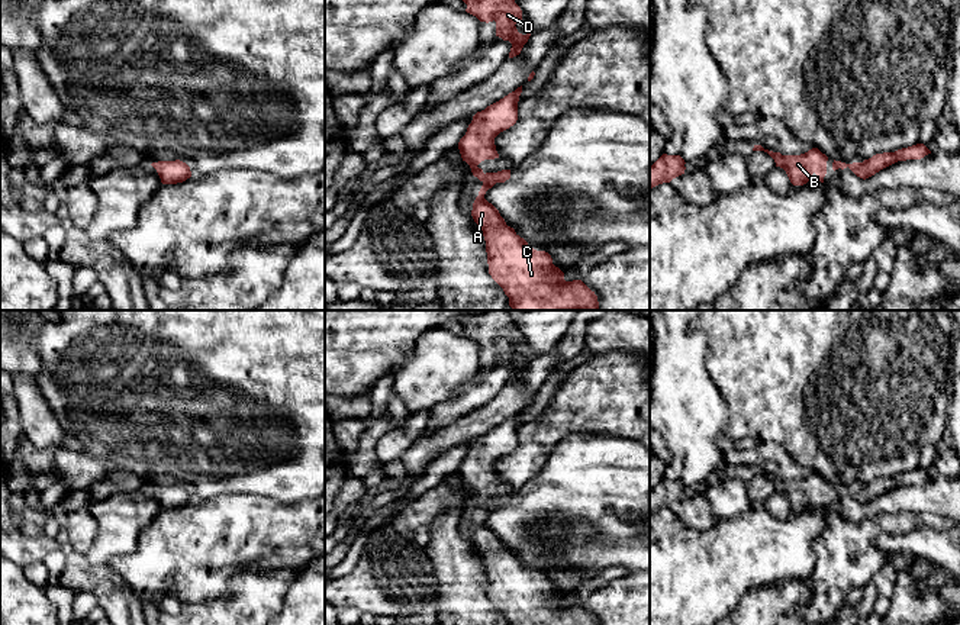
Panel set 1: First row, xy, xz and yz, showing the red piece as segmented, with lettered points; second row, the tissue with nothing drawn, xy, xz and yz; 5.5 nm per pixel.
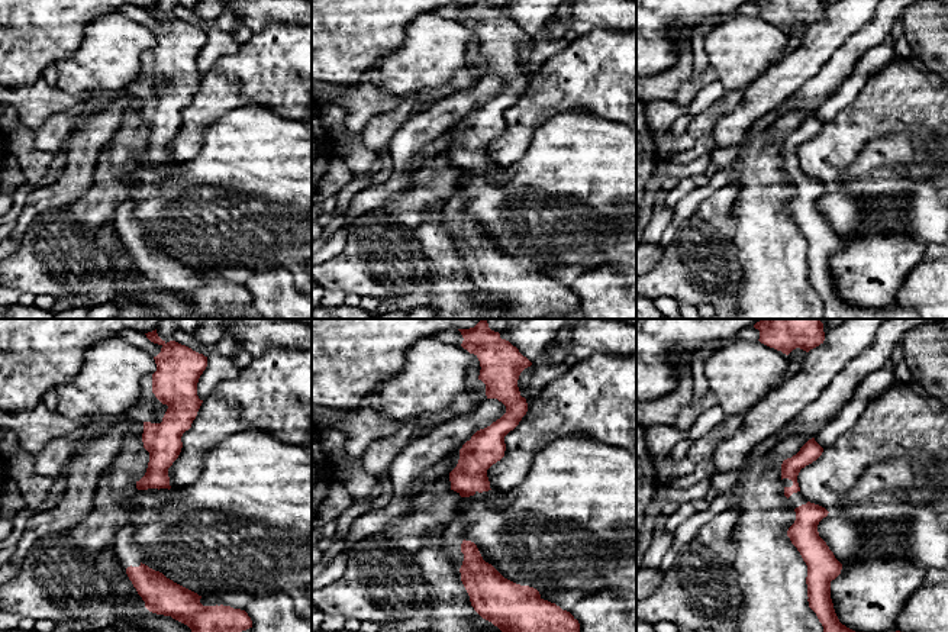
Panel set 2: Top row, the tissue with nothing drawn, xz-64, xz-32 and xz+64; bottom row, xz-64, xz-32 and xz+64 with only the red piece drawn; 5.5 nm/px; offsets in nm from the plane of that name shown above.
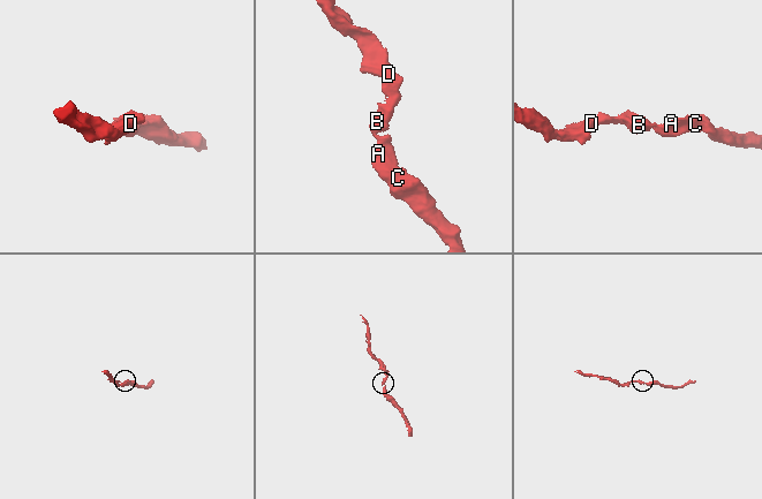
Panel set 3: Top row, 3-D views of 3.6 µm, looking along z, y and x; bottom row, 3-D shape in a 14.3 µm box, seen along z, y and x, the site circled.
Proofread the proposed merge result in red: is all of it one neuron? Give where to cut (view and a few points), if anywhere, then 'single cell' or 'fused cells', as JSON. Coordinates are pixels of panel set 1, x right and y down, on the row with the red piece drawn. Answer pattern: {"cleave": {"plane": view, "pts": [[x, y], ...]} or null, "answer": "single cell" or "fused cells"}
{"cleave": null, "answer": "single cell"}

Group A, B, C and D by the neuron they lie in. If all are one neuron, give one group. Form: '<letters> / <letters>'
A B C D

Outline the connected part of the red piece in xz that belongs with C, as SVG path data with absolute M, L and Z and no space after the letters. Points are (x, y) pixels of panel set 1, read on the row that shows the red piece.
M522 86L477 112L458 142L463 161L483 183L471 216L486 241L489 274L503 289L513 310L599 310L595 291L582 280L566 281L551 255L531 248L484 199L496 183L510 178L510 170L484 174L477 165L499 158L495 138L516 123L521 93Z

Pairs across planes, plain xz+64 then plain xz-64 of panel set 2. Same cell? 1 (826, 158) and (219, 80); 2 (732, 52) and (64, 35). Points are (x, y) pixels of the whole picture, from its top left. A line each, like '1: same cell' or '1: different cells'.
1: same cell
2: different cells

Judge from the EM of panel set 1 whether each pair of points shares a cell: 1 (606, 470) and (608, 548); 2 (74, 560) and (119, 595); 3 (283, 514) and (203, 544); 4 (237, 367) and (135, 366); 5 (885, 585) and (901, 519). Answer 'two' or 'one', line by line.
1: one
2: one
3: one
4: one
5: two

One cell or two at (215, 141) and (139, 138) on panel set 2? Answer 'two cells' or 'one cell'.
two cells

